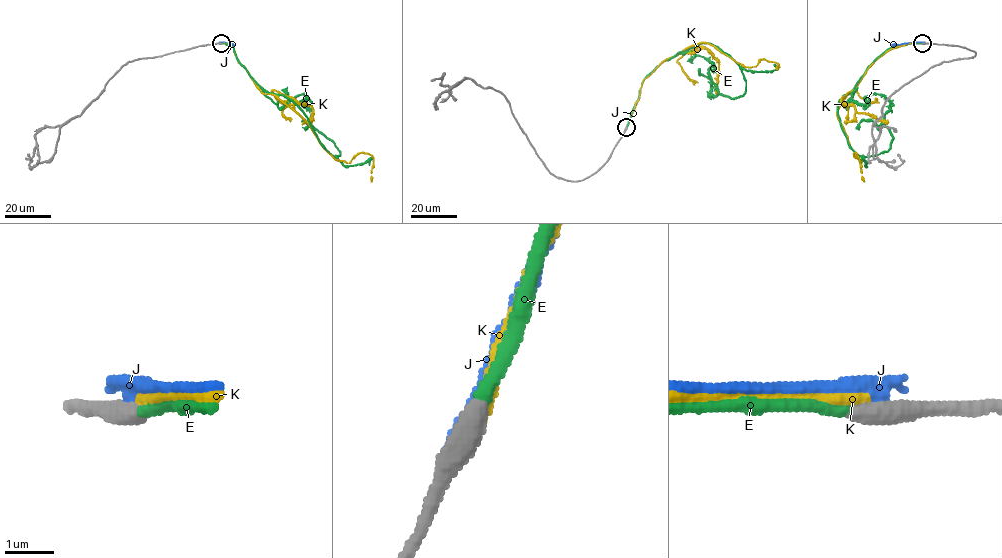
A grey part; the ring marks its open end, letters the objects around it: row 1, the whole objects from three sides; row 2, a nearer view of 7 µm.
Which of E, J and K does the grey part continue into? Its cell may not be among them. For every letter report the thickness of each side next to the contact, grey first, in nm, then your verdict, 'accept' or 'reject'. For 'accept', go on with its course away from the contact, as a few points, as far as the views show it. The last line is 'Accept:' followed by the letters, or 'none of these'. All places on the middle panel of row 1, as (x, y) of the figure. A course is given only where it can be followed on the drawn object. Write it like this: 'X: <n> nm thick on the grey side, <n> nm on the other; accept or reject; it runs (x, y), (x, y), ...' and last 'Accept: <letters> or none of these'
E: 480 nm thick on the grey side, 280 nm on the other; accept; it runs (626, 127), (642, 81), (700, 43), (715, 45), (739, 66), (745, 92), (710, 95), (710, 81), (698, 68)
J: 600 nm thick on the grey side, 500 nm on the other; reject
K: 550 nm thick on the grey side, 280 nm on the other; reject
Accept: E

